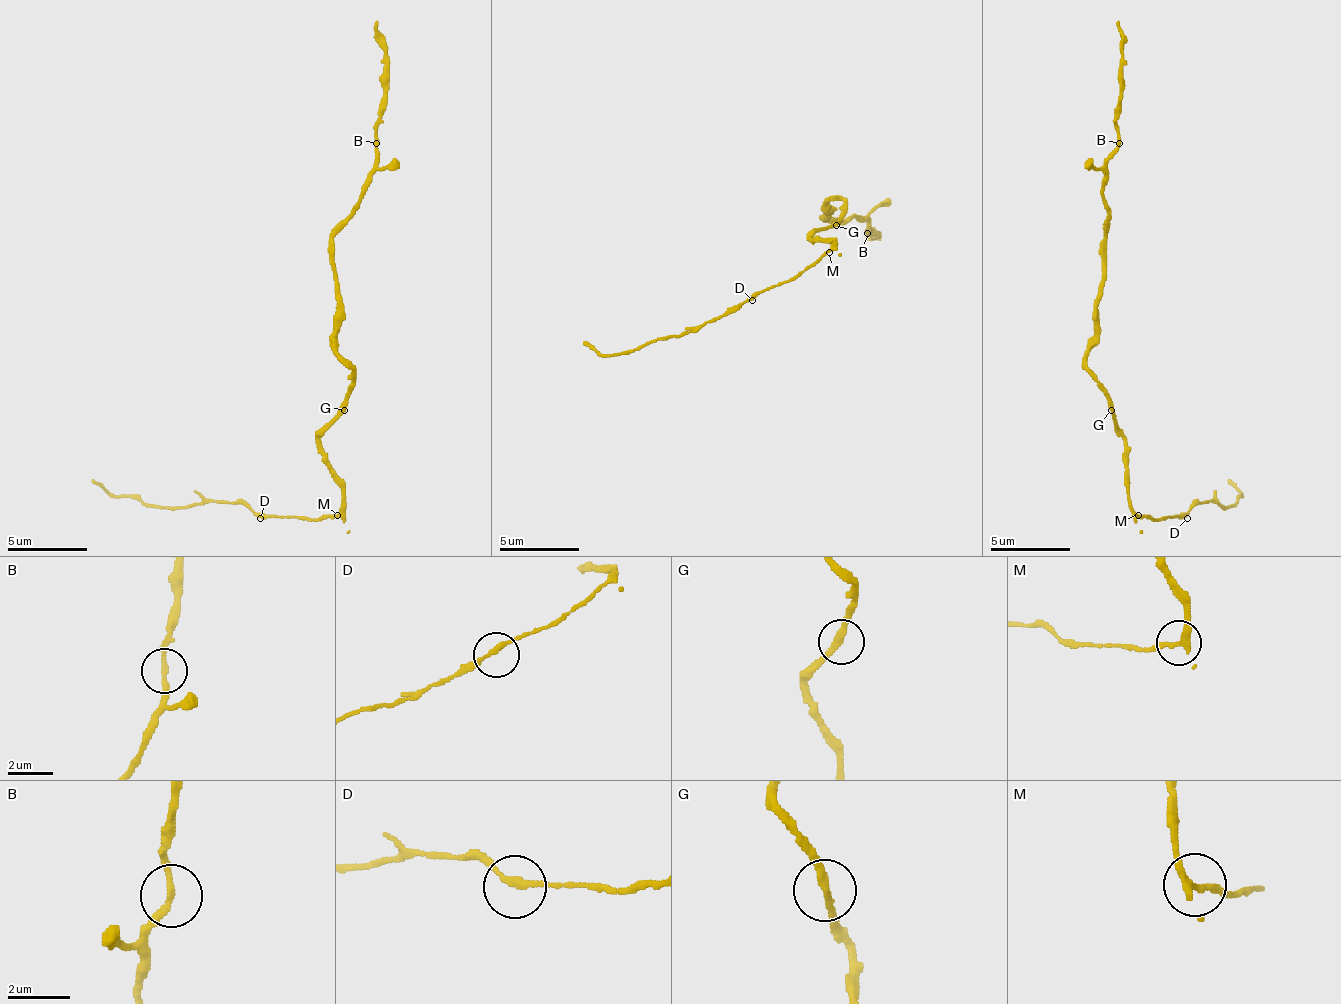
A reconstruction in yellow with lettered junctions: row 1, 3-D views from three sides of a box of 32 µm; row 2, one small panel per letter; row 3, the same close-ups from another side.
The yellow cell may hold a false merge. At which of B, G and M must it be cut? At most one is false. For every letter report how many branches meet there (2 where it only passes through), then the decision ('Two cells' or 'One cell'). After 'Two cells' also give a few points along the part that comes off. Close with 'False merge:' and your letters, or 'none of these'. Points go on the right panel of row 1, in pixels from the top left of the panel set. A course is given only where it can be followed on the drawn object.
B: Branches: 2. One cell
G: Branches: 2. One cell
M: Branches: 3. Two cells. Course of the part to remove: (1139, 514), (1179, 518), (1195, 502), (1223, 506), (1243, 498), (1227, 478)
False merge: M

